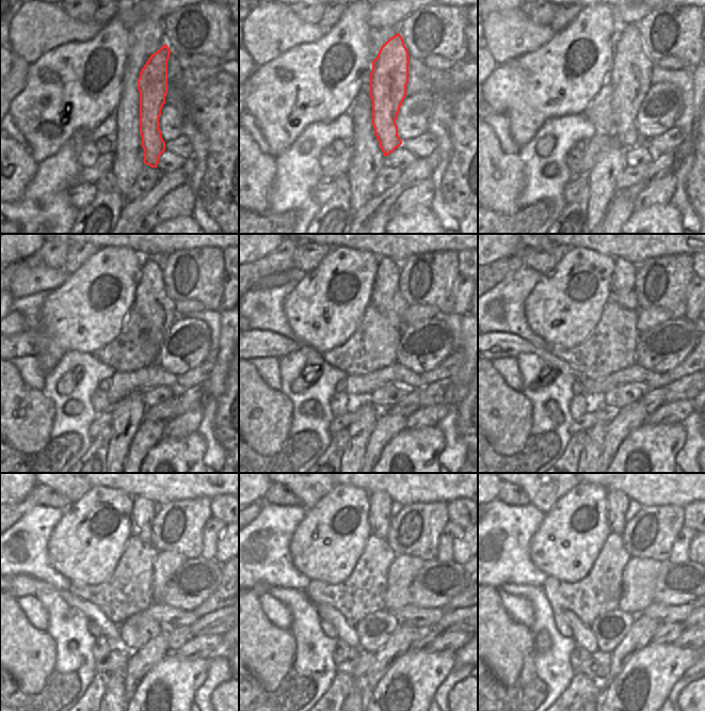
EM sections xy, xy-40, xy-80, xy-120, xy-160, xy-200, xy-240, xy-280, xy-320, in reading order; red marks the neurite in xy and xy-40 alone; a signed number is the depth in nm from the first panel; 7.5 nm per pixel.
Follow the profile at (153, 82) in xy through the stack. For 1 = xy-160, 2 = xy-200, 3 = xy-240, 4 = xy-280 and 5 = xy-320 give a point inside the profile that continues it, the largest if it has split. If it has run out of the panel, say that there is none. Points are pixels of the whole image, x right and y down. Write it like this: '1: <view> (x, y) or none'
1: xy-160 (386, 296)
2: xy-200 (624, 271)
3: xy-240 (143, 511)
4: xy-280 (380, 512)
5: xy-320 (618, 503)

